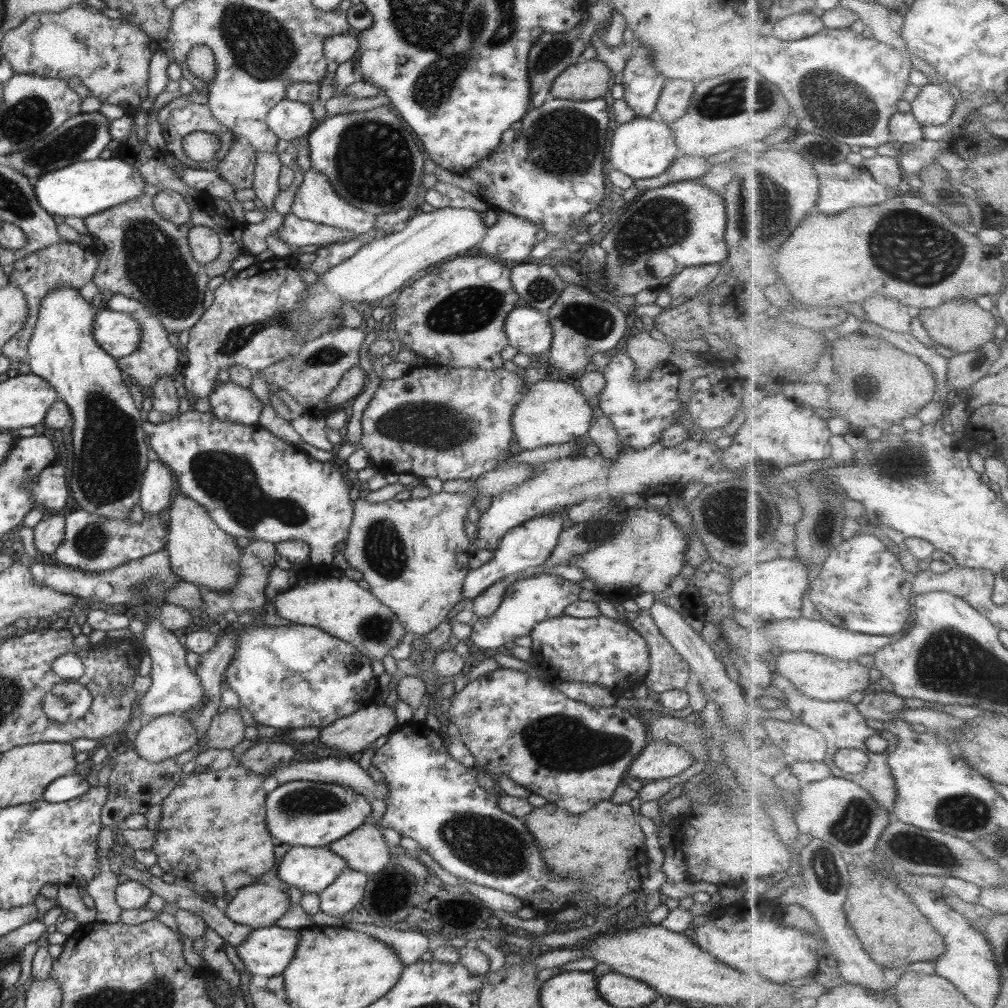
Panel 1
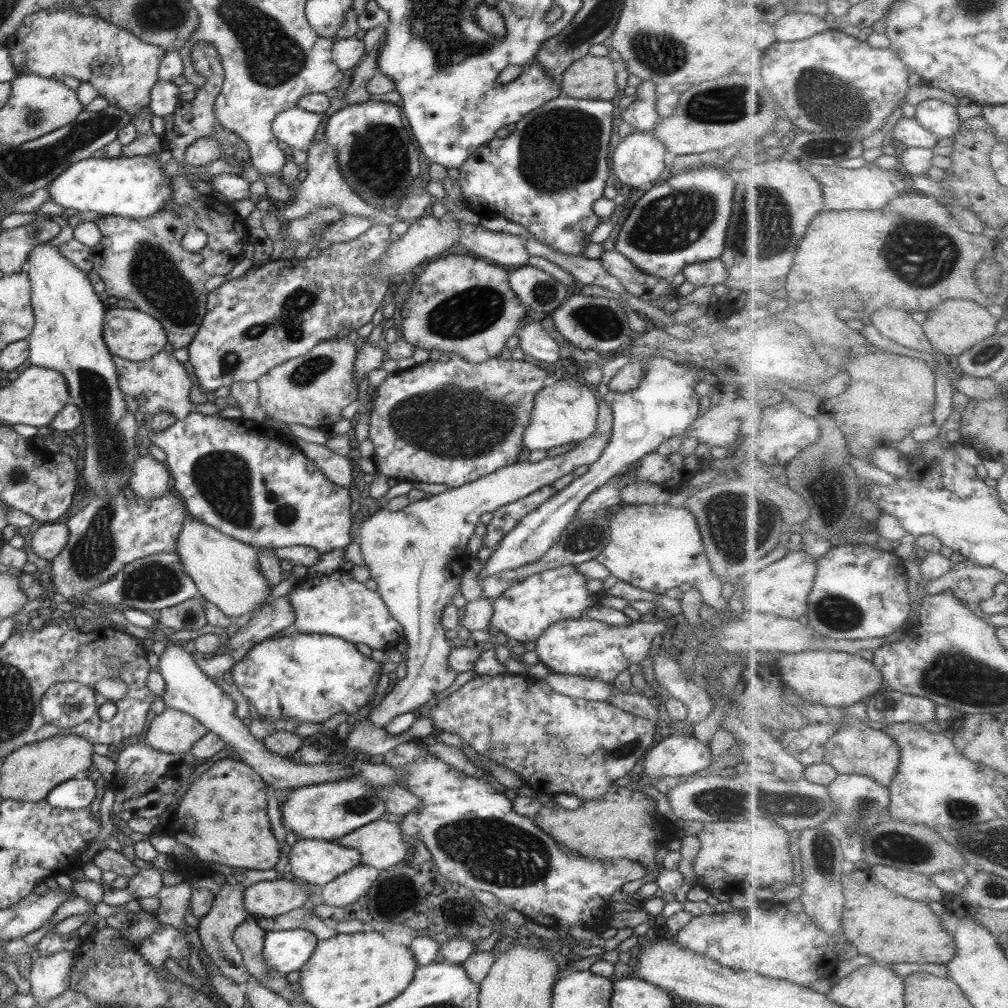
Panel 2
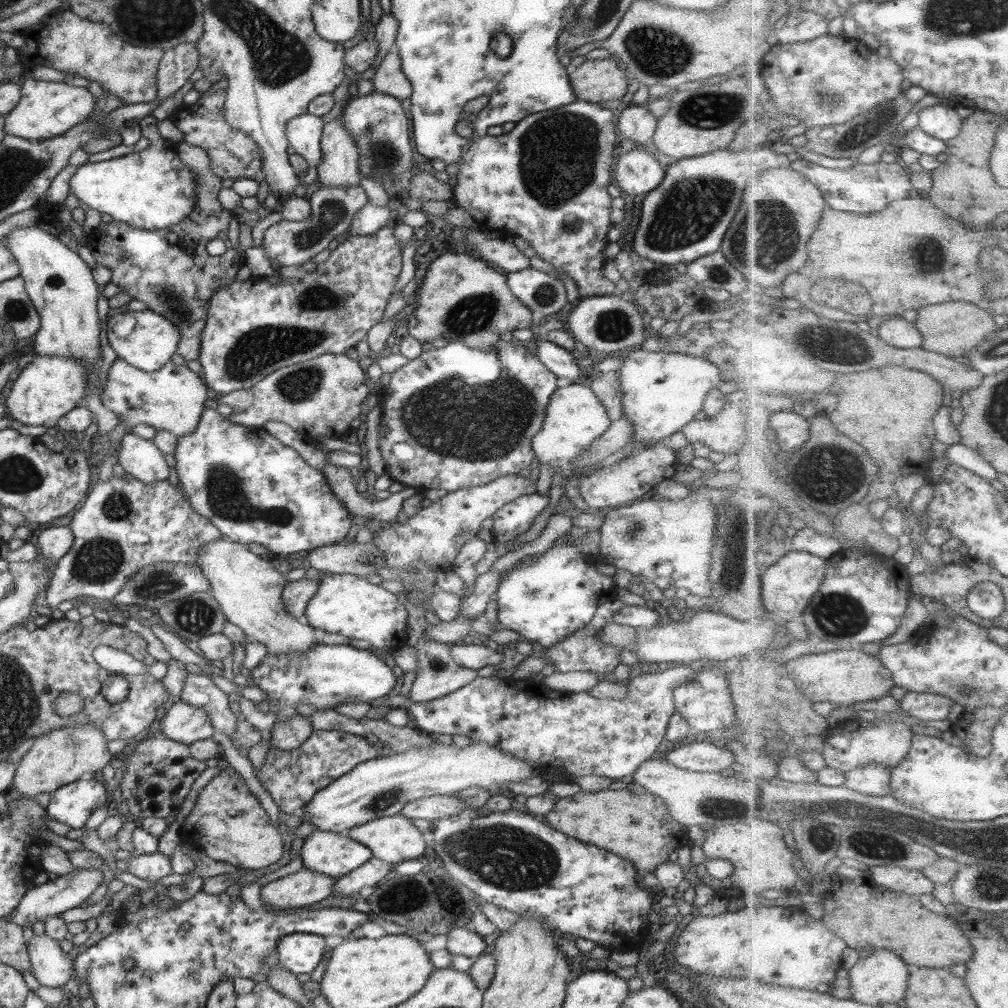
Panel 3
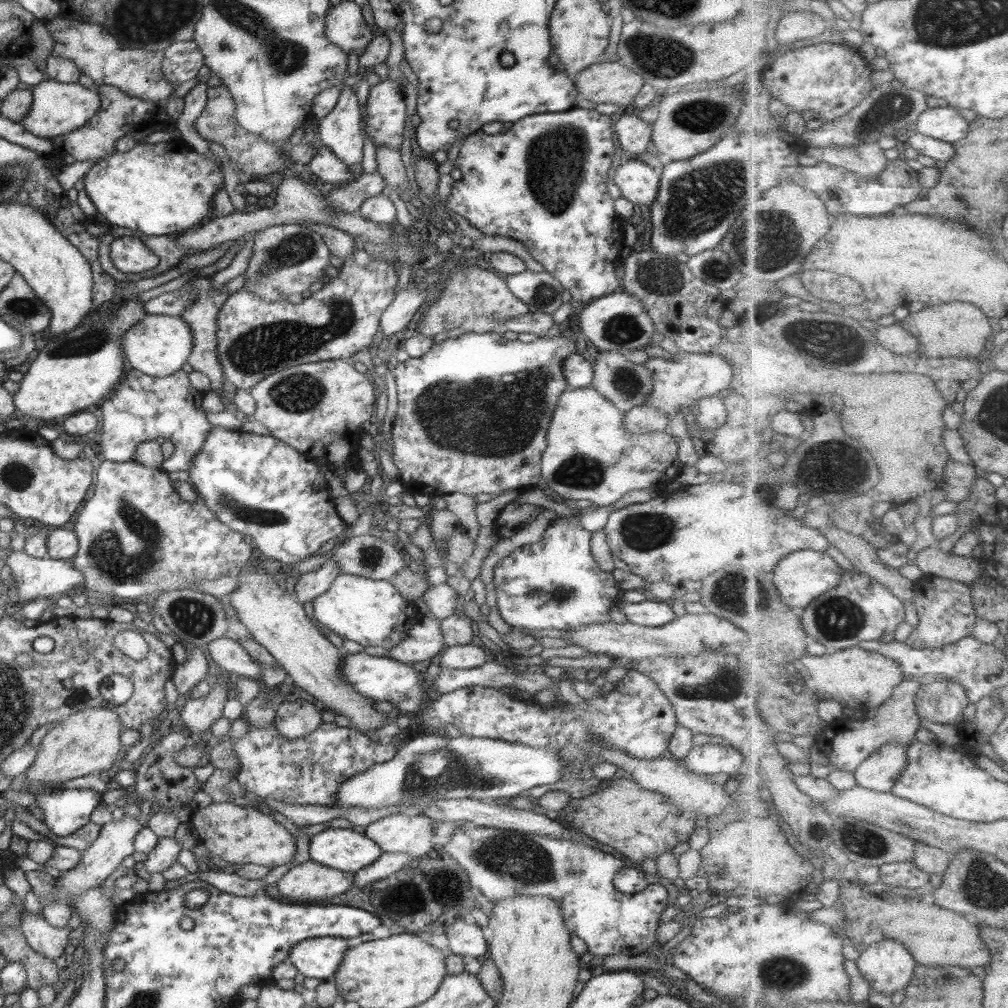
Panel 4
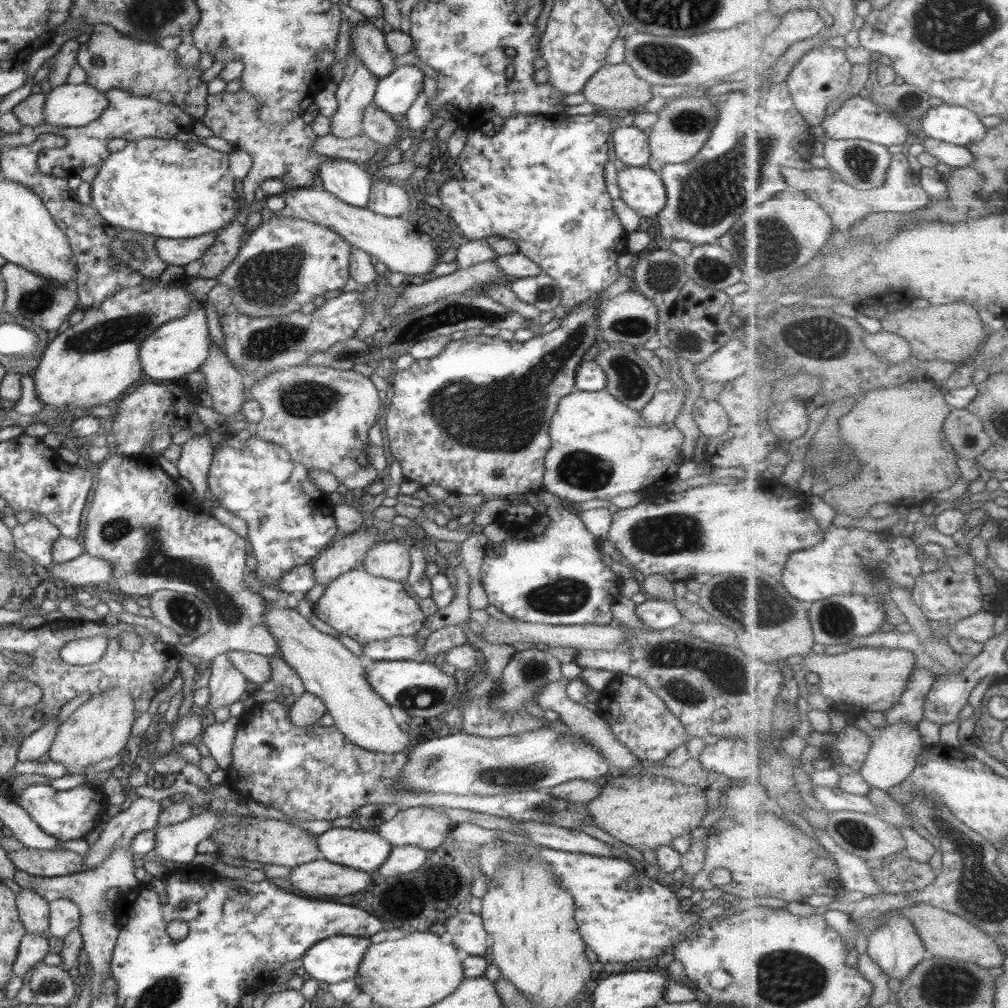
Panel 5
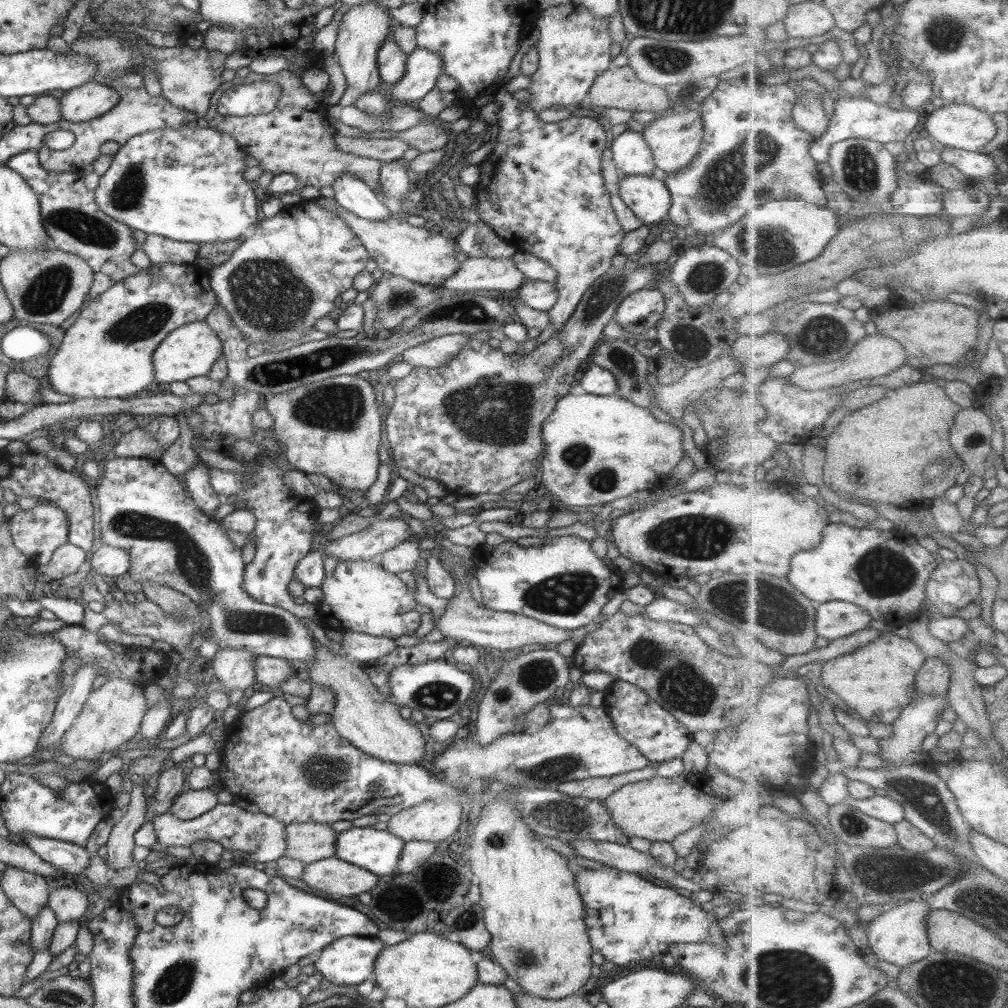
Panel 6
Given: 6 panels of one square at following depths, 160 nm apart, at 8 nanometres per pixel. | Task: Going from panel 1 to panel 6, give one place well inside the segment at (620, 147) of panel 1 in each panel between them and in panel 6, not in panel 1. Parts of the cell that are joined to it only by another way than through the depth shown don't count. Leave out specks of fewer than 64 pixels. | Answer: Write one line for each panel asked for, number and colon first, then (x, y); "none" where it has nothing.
2: (639, 159)
3: (637, 172)
4: (639, 182)
5: (642, 189)
6: (648, 198)

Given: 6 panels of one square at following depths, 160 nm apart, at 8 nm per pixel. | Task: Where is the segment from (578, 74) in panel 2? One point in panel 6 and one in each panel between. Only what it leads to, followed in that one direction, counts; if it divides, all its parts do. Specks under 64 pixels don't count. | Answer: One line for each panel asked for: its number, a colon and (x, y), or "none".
3: (595, 80)
4: (608, 82)
5: (616, 86)
6: (619, 88)

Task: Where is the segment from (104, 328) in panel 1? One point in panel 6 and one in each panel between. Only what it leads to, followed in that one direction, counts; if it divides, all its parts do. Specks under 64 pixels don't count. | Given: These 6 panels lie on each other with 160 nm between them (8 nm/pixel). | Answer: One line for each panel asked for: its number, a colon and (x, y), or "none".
2: (130, 334)
3: (144, 339)
4: (159, 345)
5: (175, 349)
6: (190, 351)

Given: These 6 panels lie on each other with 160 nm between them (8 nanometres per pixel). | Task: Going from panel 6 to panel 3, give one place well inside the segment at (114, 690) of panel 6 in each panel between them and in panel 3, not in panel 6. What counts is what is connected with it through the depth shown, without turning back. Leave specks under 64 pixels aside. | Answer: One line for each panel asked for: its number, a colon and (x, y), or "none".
3: (64, 755)
4: (89, 741)
5: (100, 728)

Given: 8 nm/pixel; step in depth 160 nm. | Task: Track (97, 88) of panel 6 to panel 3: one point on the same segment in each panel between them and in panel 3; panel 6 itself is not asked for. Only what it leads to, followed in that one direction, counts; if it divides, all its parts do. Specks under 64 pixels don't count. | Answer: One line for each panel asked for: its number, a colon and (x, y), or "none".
3: (46, 109)
4: (57, 108)
5: (77, 105)

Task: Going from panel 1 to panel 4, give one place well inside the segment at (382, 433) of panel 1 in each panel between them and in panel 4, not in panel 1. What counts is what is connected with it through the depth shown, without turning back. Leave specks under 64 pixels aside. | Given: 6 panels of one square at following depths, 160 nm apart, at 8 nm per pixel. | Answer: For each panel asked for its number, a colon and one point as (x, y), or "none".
2: (450, 422)
3: (496, 391)
4: (494, 444)

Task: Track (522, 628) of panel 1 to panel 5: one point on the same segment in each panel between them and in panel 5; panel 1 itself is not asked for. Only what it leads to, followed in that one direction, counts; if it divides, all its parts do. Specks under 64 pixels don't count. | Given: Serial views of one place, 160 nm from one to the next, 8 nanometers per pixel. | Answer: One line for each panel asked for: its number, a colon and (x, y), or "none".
2: (523, 612)
3: (558, 593)
4: (556, 583)
5: (557, 577)

